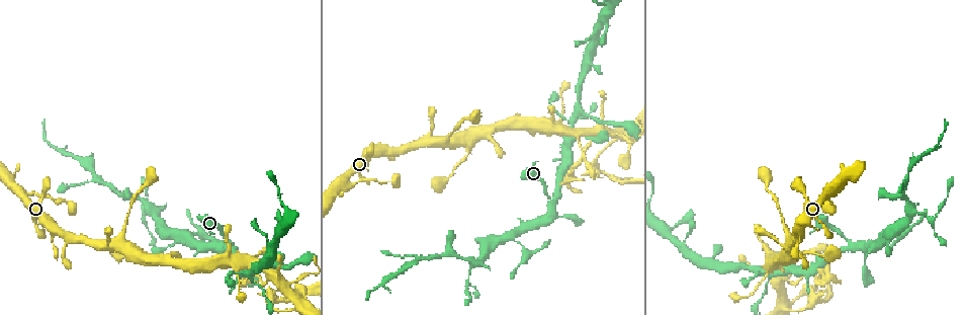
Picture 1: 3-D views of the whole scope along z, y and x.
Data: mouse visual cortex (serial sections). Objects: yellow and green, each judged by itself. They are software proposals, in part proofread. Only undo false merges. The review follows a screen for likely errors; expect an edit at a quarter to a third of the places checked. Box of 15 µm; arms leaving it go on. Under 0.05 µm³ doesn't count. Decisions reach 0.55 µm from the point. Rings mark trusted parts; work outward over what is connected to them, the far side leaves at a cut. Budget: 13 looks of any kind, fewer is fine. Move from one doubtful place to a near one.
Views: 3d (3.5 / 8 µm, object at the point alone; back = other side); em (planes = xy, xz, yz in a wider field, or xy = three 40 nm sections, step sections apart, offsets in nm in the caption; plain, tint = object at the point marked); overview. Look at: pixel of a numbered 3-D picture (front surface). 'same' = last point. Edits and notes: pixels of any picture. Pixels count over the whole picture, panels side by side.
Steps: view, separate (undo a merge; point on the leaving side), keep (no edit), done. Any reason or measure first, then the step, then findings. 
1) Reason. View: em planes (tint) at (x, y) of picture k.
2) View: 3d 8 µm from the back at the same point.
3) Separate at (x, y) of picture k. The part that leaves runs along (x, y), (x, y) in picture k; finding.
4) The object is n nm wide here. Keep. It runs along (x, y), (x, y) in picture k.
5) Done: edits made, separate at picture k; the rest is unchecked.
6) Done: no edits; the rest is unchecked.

Sharp bend. View: 3d 3.5 µm at (853, 244) of picture 1.

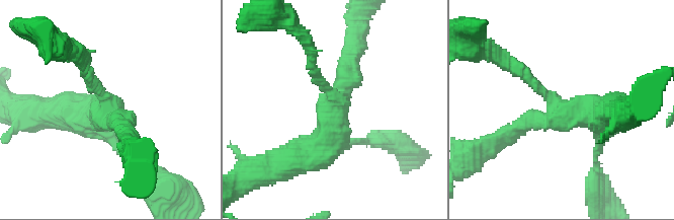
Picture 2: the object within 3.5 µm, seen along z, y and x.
3 arms meet here; the arms are 150, 250, 500 nm wide. View: em xy step 1 (tint) at (106, 111) of picture 2.

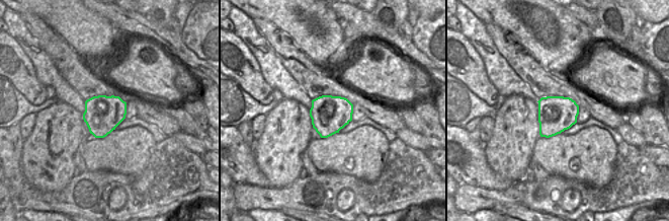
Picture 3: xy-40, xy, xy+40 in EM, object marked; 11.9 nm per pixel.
Keep. It runs along (84, 68), (111, 121), (131, 136) in picture 2; one cell here.

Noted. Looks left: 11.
Abrupt turn. View: 3d 3.5 µm at (794, 285) of picture 1.

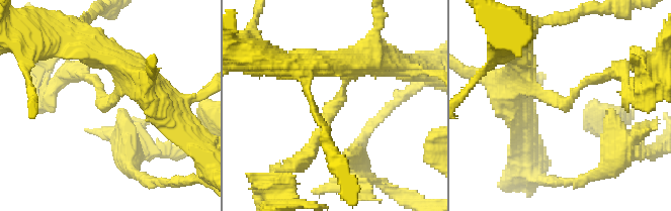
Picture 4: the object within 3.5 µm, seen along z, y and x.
The arms are 150, 350 nm wide; need the tissue. View: em xy step 3 (tint) at (108, 100) of picture 4.

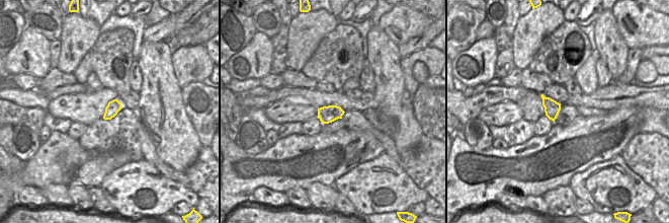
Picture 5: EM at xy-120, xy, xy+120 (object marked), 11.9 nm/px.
Keep. It runs along (345, 65), (342, 98), (311, 152) in picture 4; all the same cell.

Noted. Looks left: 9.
Sharp bend. View: 3d 3.5 µm at (468, 284) of picture 1.

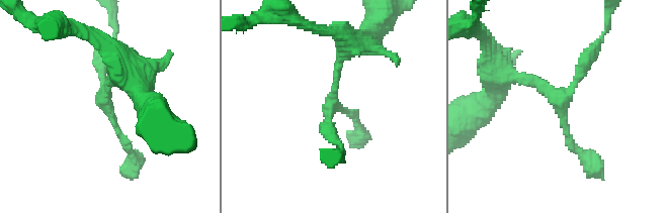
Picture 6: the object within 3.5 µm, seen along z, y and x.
Shape alone is not enough. View: em xy step 1 (tint) at (103, 98) of picture 6.

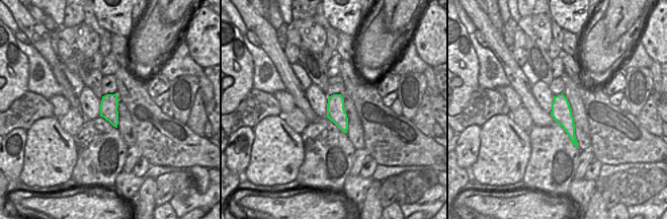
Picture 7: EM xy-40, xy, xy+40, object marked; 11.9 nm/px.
Keep. It runs along (496, 72), (566, 97), (600, 40) in picture 6; all the same cell.

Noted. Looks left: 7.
Sharp bend. View: 3d 3.5 µm from the back at (525, 253) of picture 1.

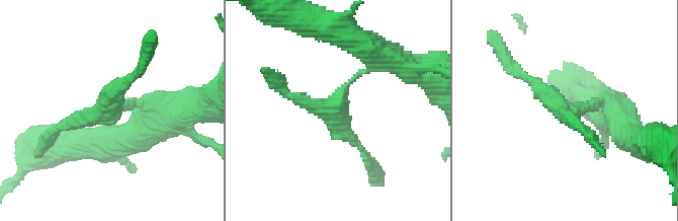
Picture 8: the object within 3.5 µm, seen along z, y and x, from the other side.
Need the tissue. View: em xy step 5 (tint) at (562, 106) of picture 8.

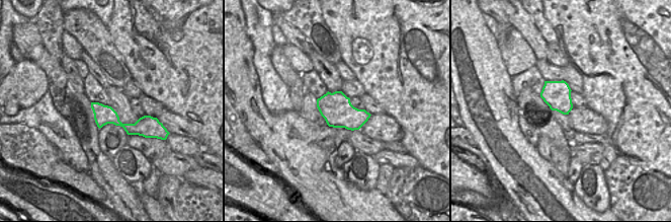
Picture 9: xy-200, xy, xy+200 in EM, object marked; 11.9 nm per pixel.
Separate at (326, 108) of picture 8. The part that leaves runs along (344, 86), (335, 120), (366, 158) in picture 8; two cells meet here.

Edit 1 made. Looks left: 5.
Redraw. View: overview.

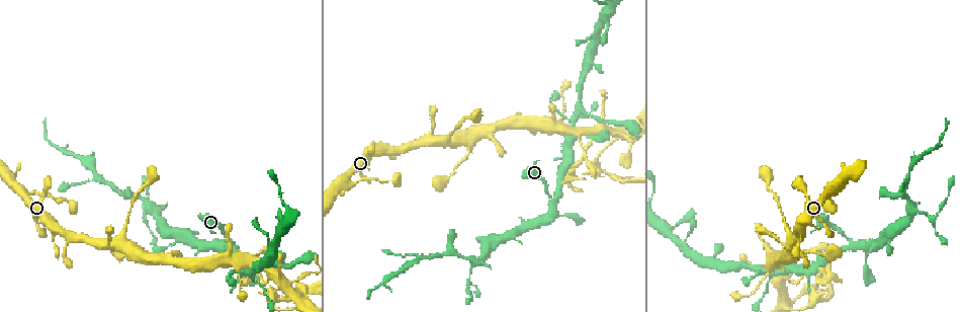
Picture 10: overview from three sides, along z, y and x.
A fork. View: 3d 3.5 µm at (421, 259) of picture 10.

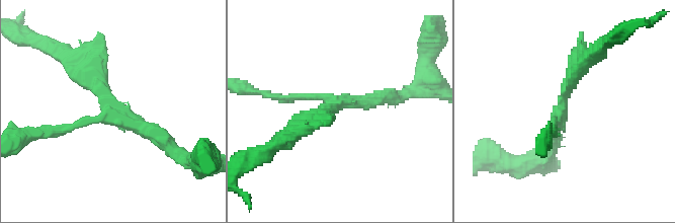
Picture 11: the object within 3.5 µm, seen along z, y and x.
Shape alone is not enough. View: em xy step 2 (tint) at (558, 111) of picture 11.

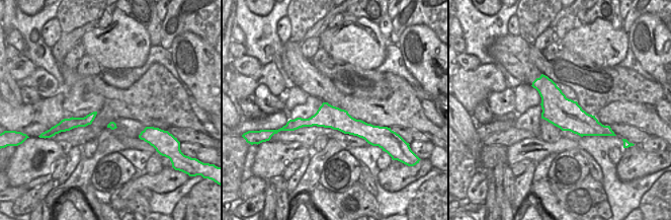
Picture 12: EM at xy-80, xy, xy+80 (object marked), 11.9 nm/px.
Keep. It runs along (170, 146), (116, 118), (70, 62) in picture 11; all the same cell.

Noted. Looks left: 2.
Done: edits made, separate at picture 8; the rest is unchecked.

